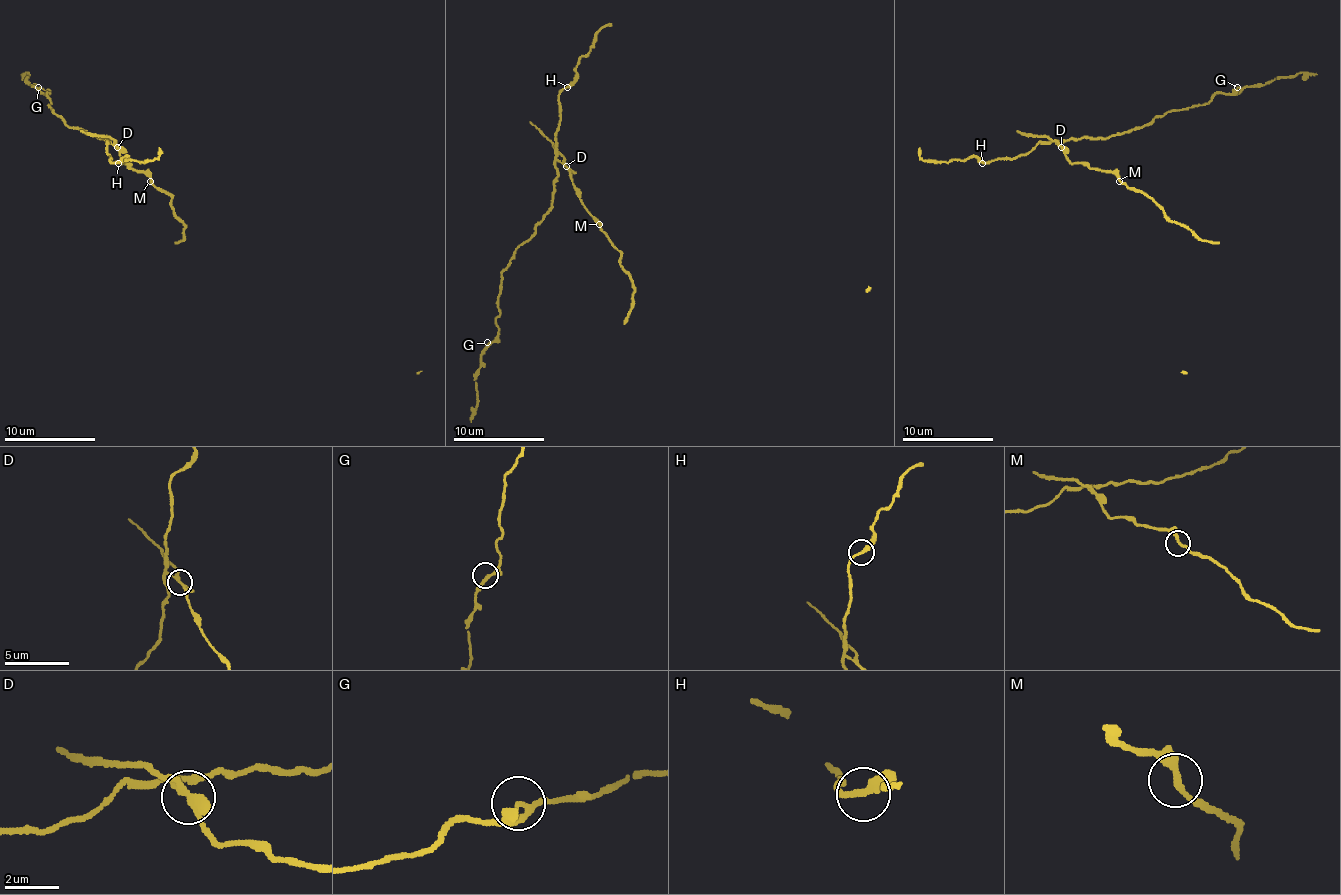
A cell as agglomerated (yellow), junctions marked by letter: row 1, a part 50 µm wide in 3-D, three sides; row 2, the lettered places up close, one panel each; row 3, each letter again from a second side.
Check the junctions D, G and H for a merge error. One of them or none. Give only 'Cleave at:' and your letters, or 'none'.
Cleave at: D

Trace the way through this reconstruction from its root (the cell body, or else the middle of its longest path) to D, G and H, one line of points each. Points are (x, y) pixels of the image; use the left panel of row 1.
D: (143, 172), (137, 172), (123, 163), (116, 147)
G: (143, 172), (123, 163), (107, 137), (70, 128), (50, 108), (50, 94), (38, 87)
H: (143, 172), (137, 172), (123, 163), (121, 153), (107, 142), (107, 151), (111, 158), (109, 160), (118, 163)

